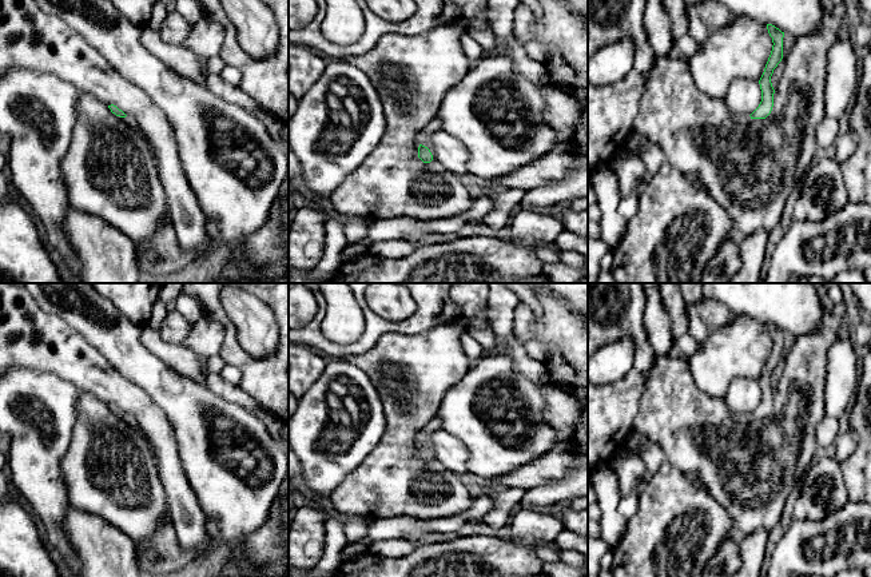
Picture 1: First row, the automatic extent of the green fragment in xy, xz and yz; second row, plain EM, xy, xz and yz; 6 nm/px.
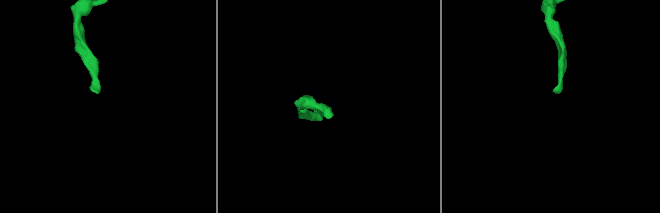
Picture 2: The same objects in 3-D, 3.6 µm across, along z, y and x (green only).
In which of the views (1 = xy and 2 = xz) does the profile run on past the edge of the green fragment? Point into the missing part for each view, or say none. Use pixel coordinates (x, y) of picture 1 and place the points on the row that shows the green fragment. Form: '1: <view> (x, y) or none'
1: none
2: xz (434, 126)

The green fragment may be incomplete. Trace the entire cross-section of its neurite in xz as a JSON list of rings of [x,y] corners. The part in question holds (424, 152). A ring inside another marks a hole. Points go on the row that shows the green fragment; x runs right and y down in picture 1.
[[[436,118],[421,134],[421,144],[418,147],[418,158],[423,163],[430,163],[433,160],[433,155],[431,155],[430,150],[427,148],[427,146],[430,143],[430,136],[440,130],[442,130],[441,122],[438,118]]]

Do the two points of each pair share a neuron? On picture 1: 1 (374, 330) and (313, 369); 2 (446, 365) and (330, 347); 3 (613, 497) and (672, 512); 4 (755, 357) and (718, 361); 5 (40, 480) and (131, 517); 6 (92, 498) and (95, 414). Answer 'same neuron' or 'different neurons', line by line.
1: different neurons
2: different neurons
3: different neurons
4: same neuron
5: different neurons
6: same neuron

